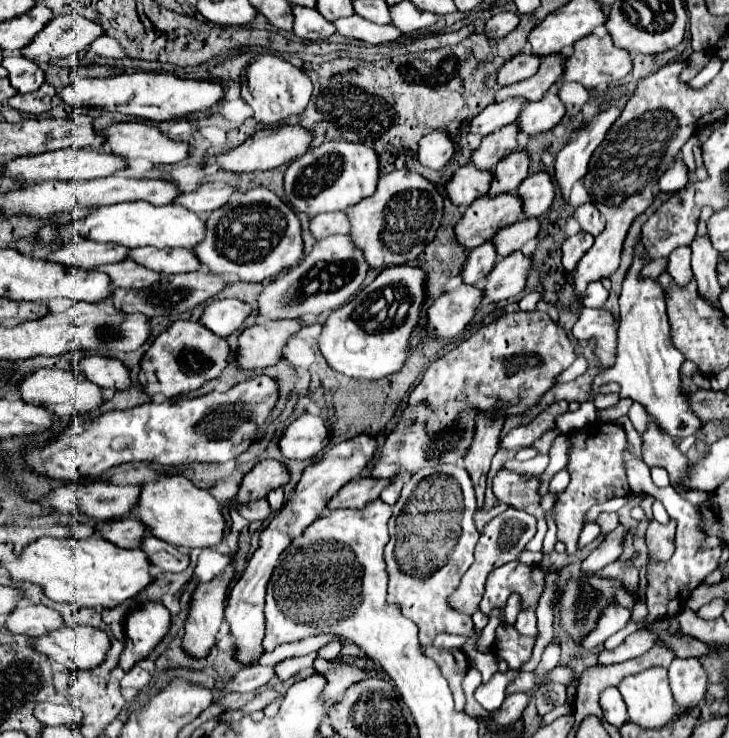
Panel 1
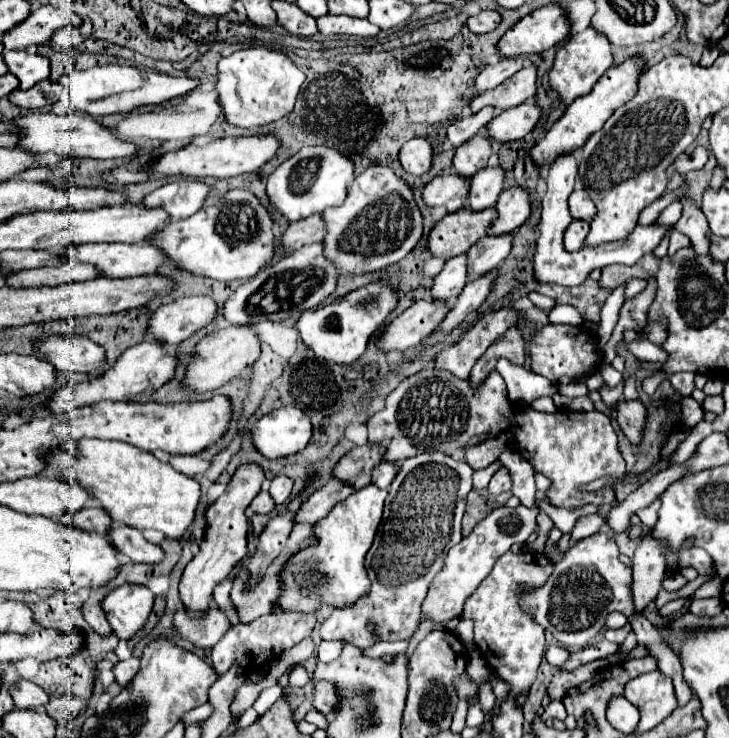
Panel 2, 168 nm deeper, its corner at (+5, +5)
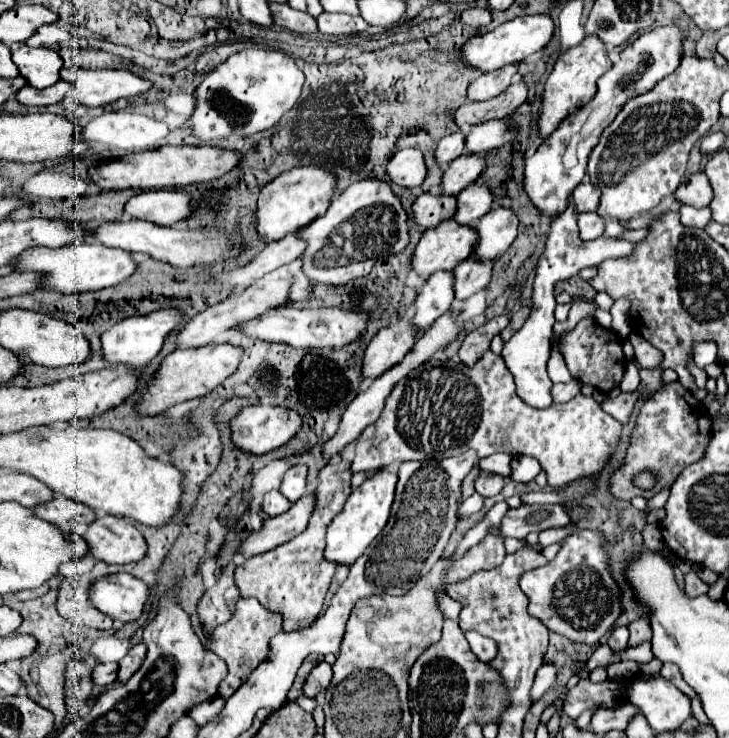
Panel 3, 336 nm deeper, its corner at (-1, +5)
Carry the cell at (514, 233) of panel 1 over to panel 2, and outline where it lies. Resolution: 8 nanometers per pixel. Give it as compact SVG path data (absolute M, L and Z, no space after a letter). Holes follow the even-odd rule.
M513 233L505 235L485 235L469 251L469 279L481 277L483 273L495 269L509 253L513 245Z

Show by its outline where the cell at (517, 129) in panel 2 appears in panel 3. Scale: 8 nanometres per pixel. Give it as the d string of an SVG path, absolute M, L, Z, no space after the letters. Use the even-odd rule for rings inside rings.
M487 121L473 125L465 135L465 151L485 155L497 147L511 143L515 137L513 129L507 129L507 121Z

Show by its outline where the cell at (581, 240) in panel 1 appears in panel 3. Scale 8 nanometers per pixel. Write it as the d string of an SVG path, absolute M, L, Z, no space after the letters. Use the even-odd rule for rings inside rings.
M595 211L593 213L579 213L577 219L579 219L579 231L585 241L597 239L603 235L605 221L599 217L599 213L595 213Z

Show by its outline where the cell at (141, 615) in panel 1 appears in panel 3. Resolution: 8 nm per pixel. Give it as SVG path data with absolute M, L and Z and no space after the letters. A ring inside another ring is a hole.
M129 573L97 577L91 581L89 589L89 603L101 613L119 621L139 619L149 595L149 587Z

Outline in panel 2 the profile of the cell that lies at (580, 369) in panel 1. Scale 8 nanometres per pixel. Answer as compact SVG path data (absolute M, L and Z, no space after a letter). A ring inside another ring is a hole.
M627 283L619 285L617 289L613 289L611 295L607 297L603 309L601 309L601 323L599 323L599 329L597 329L597 344L601 346L609 341L609 337L613 333L619 309L621 309L621 305L625 301L625 287L627 287Z

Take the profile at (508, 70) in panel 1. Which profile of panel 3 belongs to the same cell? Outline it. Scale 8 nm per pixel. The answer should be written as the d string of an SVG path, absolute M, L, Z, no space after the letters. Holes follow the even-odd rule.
M507 65L499 71L485 73L469 85L467 99L469 101L485 101L485 99L497 97L499 93L503 93L511 85L511 81L515 77L517 77L517 65Z

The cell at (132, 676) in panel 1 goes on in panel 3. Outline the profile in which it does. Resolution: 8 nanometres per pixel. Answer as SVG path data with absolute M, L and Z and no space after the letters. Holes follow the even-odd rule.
M139 643L135 647L129 649L129 653L119 661L119 681L127 683L129 677L135 673L135 669L139 669L139 663L143 663L145 657L145 643Z

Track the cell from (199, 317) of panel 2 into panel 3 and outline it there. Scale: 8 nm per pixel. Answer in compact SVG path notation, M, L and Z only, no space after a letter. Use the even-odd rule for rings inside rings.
M161 309L153 311L149 315L137 315L123 319L115 323L111 329L107 329L101 335L101 351L103 351L103 361L109 365L127 365L127 367L143 367L147 365L163 347L163 339L177 327L181 321L181 313L175 309Z

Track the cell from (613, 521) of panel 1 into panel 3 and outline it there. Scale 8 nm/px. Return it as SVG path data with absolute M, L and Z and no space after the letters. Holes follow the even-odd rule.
M567 527L567 529L549 529L549 531L539 533L539 547L545 549L551 543L559 543L567 533L571 533L571 527Z

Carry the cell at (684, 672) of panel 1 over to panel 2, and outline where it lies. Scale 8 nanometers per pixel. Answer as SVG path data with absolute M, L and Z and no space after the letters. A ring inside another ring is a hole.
M601 531L597 535L591 535L575 543L565 553L565 557L559 563L555 563L555 569L549 581L541 589L535 589L521 599L521 607L527 613L531 613L535 621L541 623L543 629L551 631L551 635L559 643L571 645L577 649L587 647L589 641L601 633L603 615L611 611L621 611L629 619L637 635L637 641L647 645L651 649L649 655L659 659L659 671L663 671L665 675L673 679L677 703L685 705L693 697L693 689L683 679L681 659L675 655L671 647L663 643L651 643L651 629L655 627L651 625L651 621L647 621L645 615L641 613L637 615L633 607L633 595L629 595L629 575L631 575L631 567L619 561L619 549L613 535L609 531Z

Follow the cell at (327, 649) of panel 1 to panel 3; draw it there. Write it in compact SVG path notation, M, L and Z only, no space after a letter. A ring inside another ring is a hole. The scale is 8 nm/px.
M239 599L237 601L231 621L227 621L227 625L215 627L209 641L205 643L205 649L215 653L217 657L221 657L229 669L229 675L225 677L223 685L219 685L217 697L221 697L221 699L231 697L243 685L243 681L247 681L247 677L253 673L253 669L263 661L263 657L267 657L269 639L281 631L283 631L283 617L279 613L265 609L255 599Z

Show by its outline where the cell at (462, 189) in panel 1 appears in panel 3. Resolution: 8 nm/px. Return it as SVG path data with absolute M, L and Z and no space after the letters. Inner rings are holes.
M423 193L413 203L413 219L417 225L429 229L437 227L455 215L455 197L439 197Z

